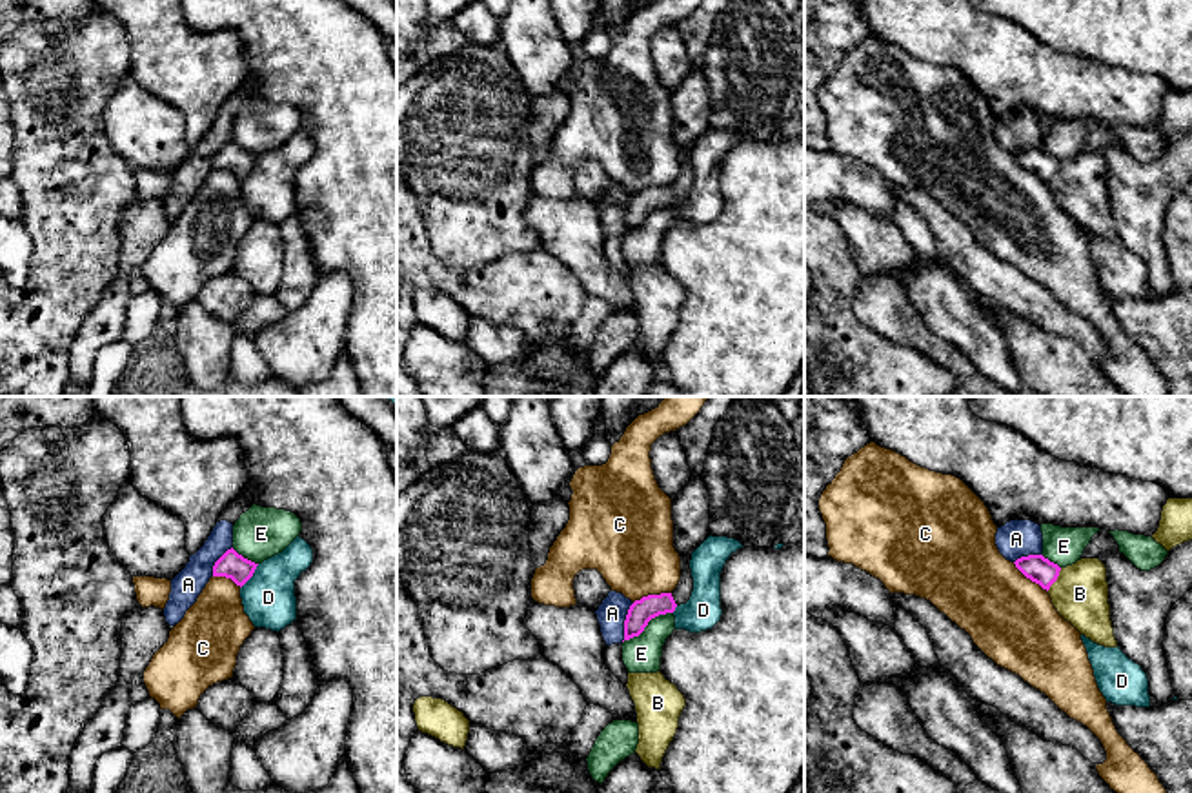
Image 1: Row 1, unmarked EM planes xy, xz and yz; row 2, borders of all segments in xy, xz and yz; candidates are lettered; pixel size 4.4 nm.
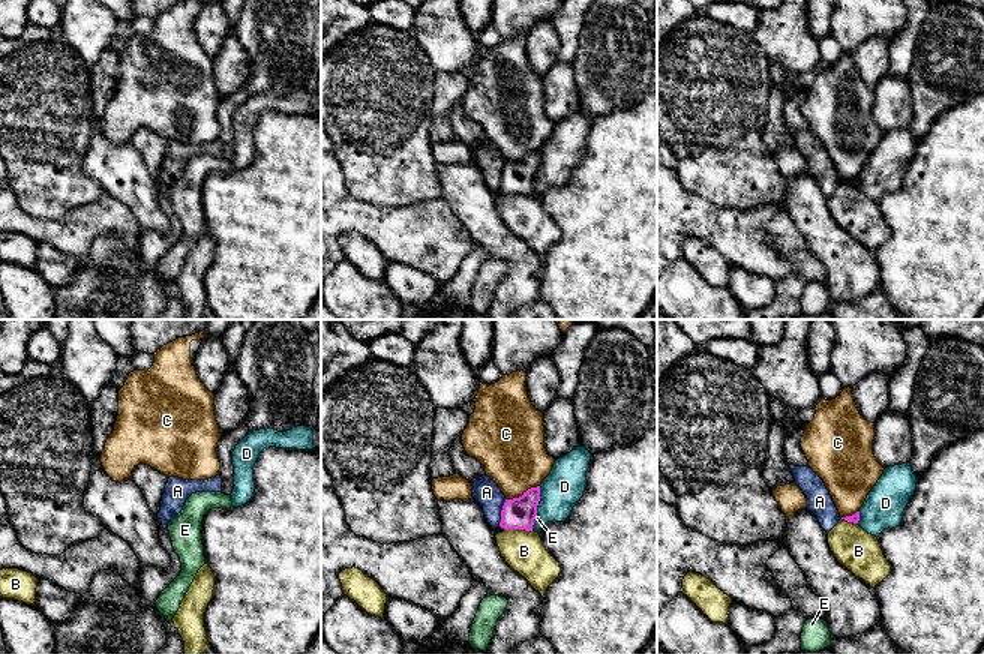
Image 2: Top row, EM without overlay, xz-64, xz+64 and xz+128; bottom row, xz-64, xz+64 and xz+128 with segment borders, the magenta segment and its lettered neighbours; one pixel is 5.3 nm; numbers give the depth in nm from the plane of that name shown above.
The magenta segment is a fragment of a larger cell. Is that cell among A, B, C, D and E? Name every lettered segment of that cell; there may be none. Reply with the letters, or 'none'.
none

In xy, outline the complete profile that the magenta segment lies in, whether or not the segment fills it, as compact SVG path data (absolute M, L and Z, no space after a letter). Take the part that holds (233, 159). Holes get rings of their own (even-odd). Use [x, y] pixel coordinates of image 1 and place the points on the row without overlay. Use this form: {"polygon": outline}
{"polygon": "M231 140L215 155L213 169L231 171L242 180L253 169L257 158L258 156L244 151Z"}

